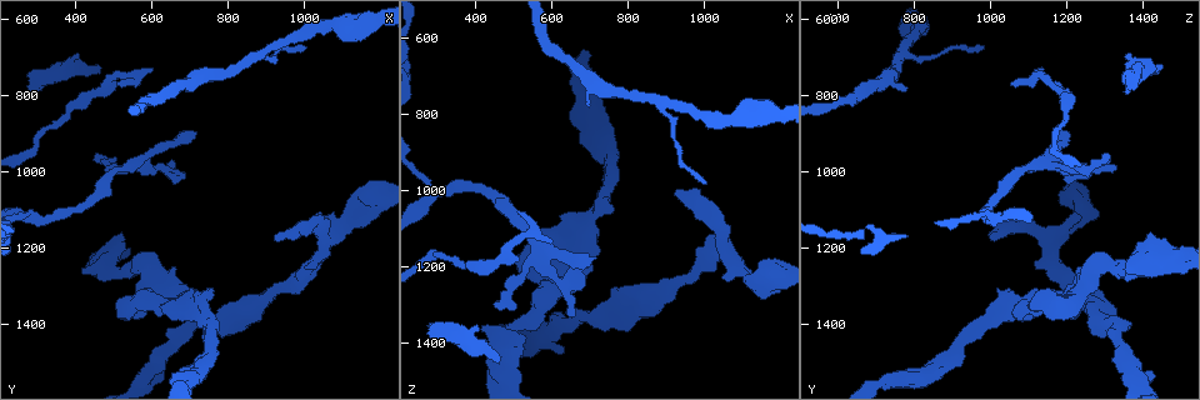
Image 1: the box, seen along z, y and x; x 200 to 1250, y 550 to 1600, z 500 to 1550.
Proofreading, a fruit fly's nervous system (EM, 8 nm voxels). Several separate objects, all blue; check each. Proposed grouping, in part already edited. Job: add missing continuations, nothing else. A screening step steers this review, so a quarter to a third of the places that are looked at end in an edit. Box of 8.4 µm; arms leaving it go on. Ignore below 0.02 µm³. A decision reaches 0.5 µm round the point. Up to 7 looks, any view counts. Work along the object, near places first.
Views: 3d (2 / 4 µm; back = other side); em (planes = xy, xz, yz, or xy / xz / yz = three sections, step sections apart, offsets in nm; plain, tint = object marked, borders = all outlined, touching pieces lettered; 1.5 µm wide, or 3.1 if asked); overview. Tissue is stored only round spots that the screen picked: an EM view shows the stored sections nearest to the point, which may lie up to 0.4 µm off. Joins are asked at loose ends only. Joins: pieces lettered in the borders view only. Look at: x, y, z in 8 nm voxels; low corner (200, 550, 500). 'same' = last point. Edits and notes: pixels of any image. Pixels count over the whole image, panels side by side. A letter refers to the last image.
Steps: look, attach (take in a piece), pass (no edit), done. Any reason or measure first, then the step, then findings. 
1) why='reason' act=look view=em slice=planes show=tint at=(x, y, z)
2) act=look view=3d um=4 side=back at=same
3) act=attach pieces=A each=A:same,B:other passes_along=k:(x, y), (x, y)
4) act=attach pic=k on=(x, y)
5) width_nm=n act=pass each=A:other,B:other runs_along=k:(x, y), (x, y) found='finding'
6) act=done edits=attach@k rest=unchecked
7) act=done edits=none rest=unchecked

why='branch stops here' act=look view=em slice=xz step=8 show=borders at=(460, 725, 1450)

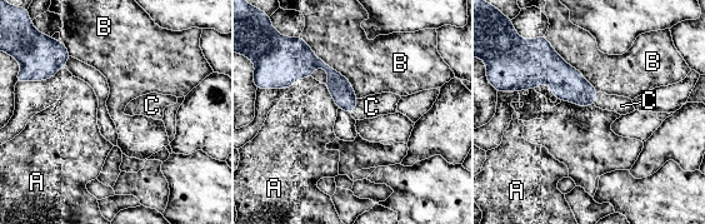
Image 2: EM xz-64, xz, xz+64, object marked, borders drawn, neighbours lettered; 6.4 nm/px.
why='another direction' act=look view=em slice=planes show=borders at=same

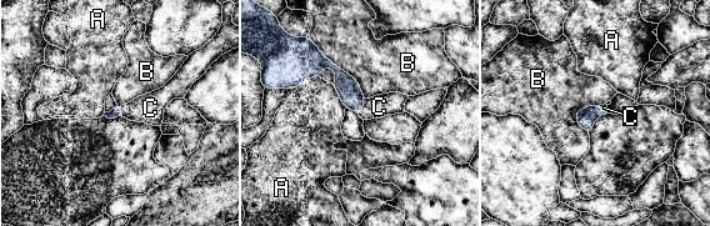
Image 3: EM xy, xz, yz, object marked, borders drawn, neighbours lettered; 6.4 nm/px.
act=attach pieces=C each=A:other,B:other,C:same found='it goes on there'

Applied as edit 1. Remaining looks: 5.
act=look view=overview

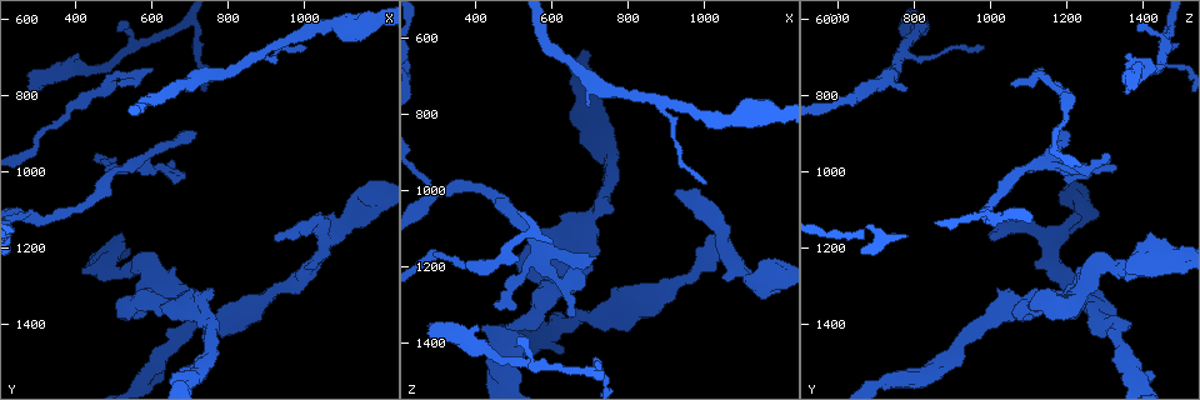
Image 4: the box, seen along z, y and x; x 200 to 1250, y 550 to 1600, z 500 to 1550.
why='thin end' act=look view=3d um=4 at=(595, 740, 1140)

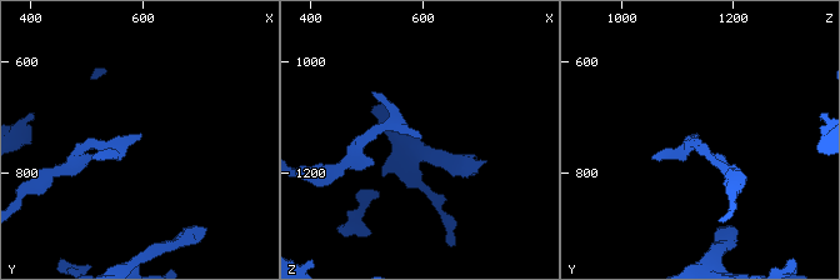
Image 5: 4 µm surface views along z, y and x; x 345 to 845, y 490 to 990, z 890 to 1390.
act=look view=em slice=planes show=borders at=(595, 735, 1145)

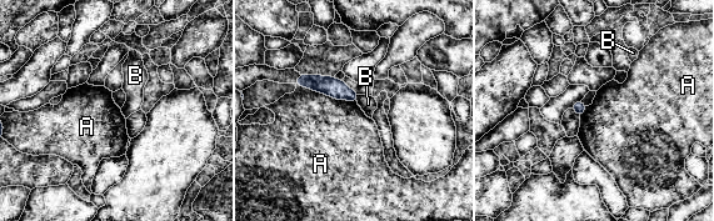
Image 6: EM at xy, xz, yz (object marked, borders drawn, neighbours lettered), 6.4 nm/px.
longest_contact=A:420nm act=pass each=A:other,B:other border=6:(296, 84), (335, 99), (356, 103) found='no lettered piece goes on from it'

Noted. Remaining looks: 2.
act=look view=em slice=xz step=4 show=borders at=(285, 790, 1360)

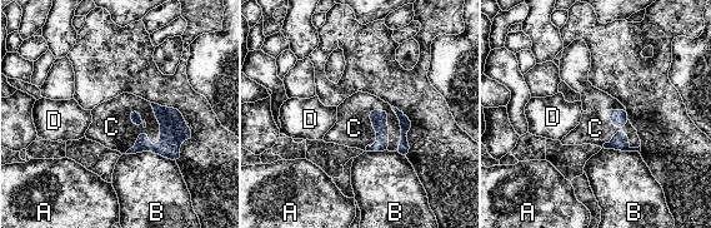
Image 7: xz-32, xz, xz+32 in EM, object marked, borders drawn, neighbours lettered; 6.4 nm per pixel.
act=attach pieces=C each=A:other,B:other,C:same,D:other passes_along=7:(376, 117), (372, 124), (354, 128) found='the neuron continues'

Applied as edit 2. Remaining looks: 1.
act=done edits=attach@3,attach@7 rest=unchecked

